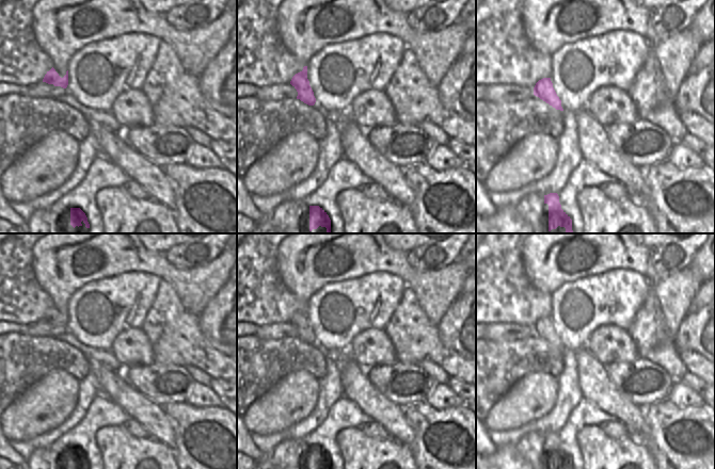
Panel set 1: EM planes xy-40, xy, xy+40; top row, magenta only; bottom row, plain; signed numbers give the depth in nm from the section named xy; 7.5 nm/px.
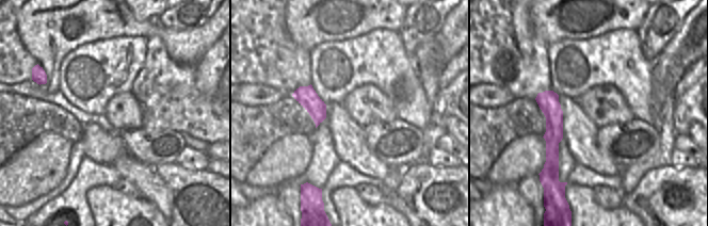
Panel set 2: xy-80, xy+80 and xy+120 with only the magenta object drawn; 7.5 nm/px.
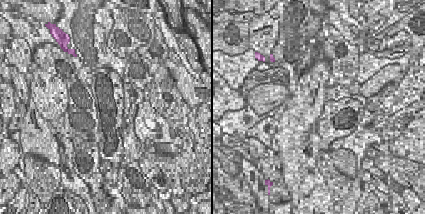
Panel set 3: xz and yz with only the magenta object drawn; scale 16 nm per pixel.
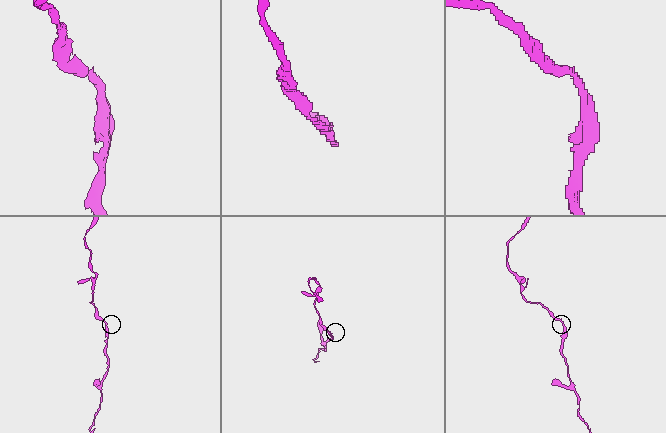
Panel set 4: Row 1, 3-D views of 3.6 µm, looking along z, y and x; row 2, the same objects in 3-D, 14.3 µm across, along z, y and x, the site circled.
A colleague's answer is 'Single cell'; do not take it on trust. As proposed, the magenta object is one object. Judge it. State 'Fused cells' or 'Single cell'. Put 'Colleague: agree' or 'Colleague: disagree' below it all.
Single cell.
Colleague: agree

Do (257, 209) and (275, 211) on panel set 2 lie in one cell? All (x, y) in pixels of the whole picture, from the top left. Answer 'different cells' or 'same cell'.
same cell

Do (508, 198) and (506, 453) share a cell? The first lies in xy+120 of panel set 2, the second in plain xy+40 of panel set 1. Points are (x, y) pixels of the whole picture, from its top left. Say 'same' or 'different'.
same

